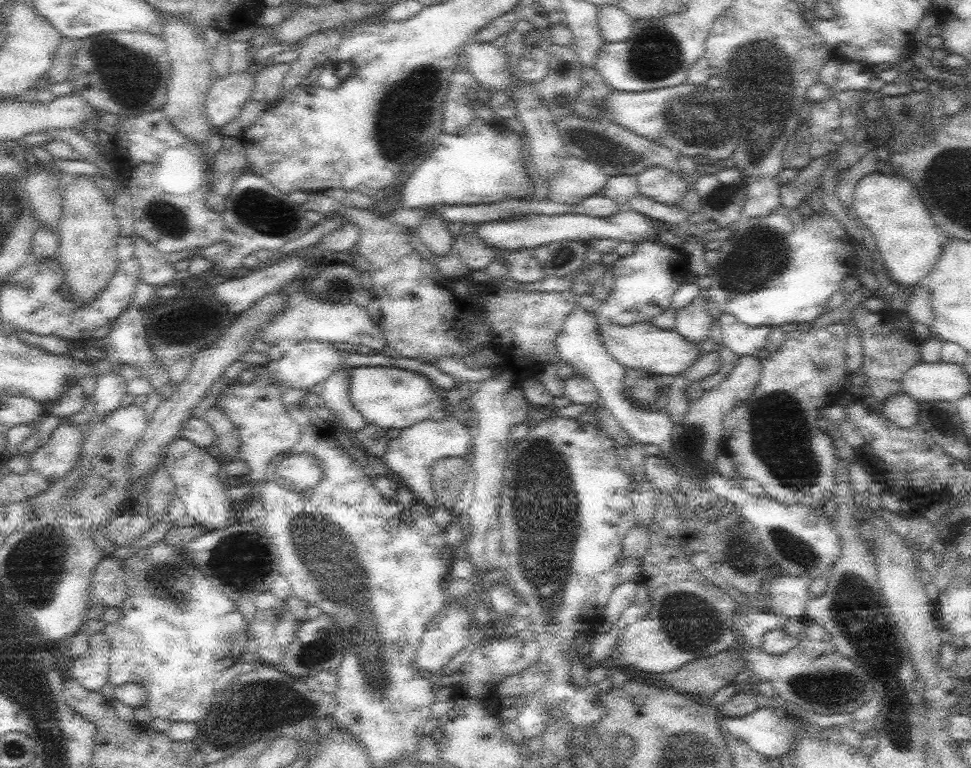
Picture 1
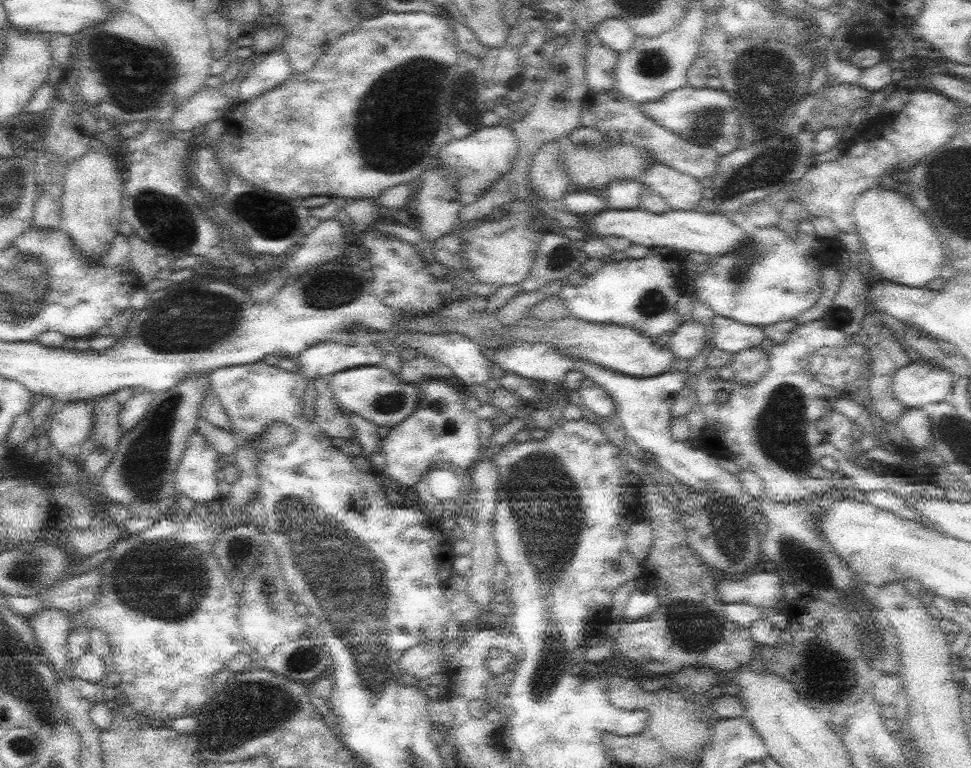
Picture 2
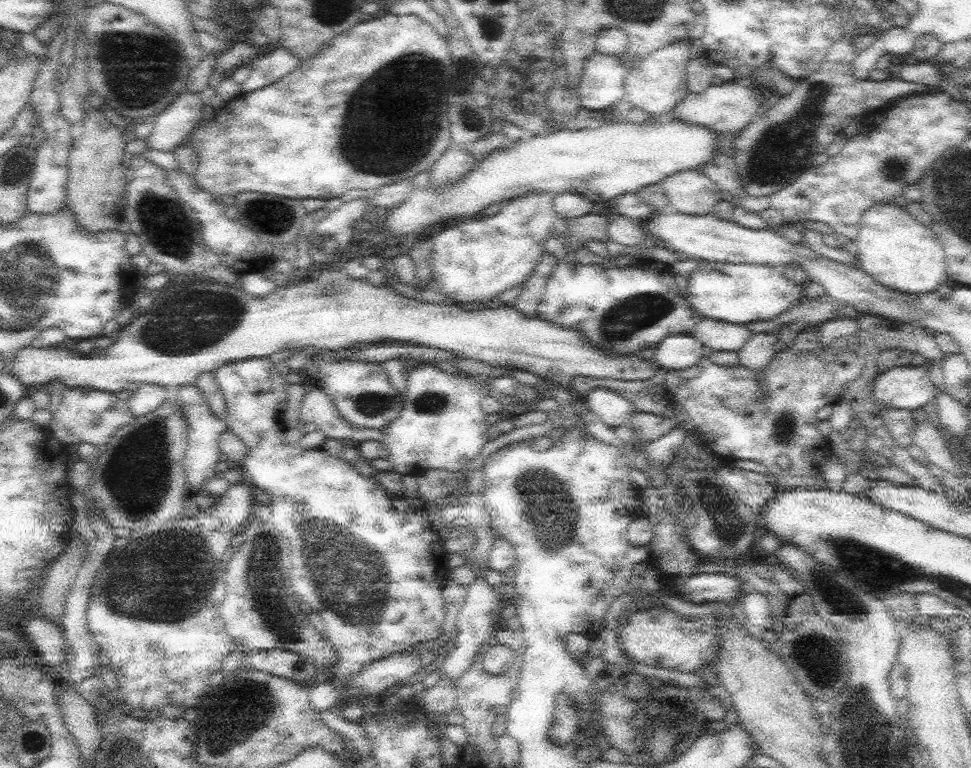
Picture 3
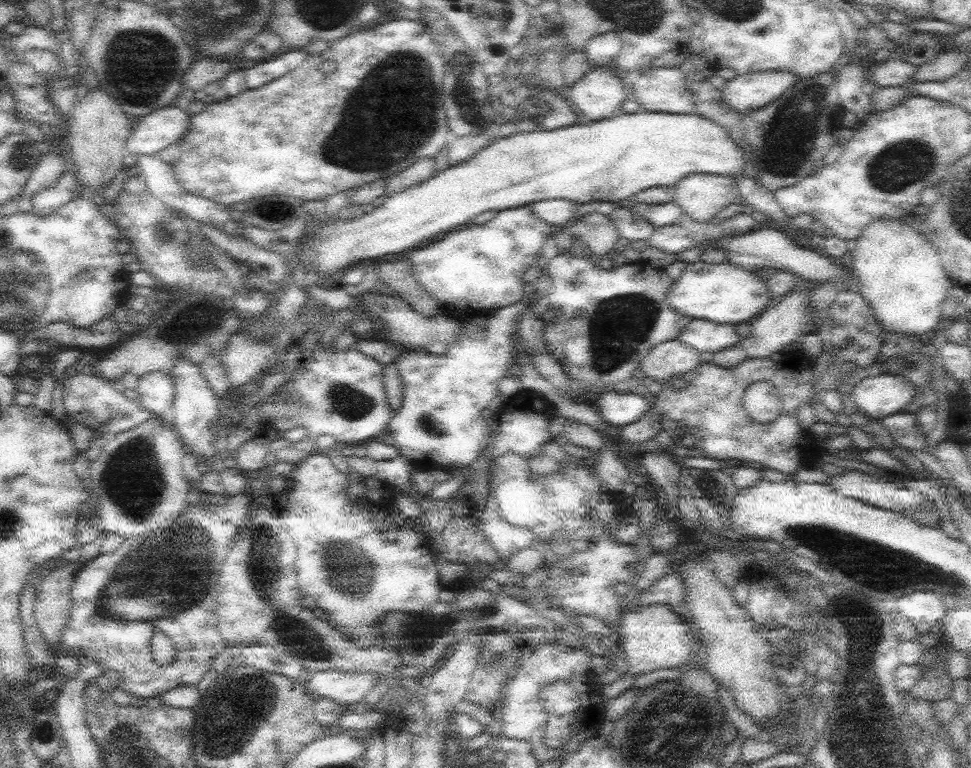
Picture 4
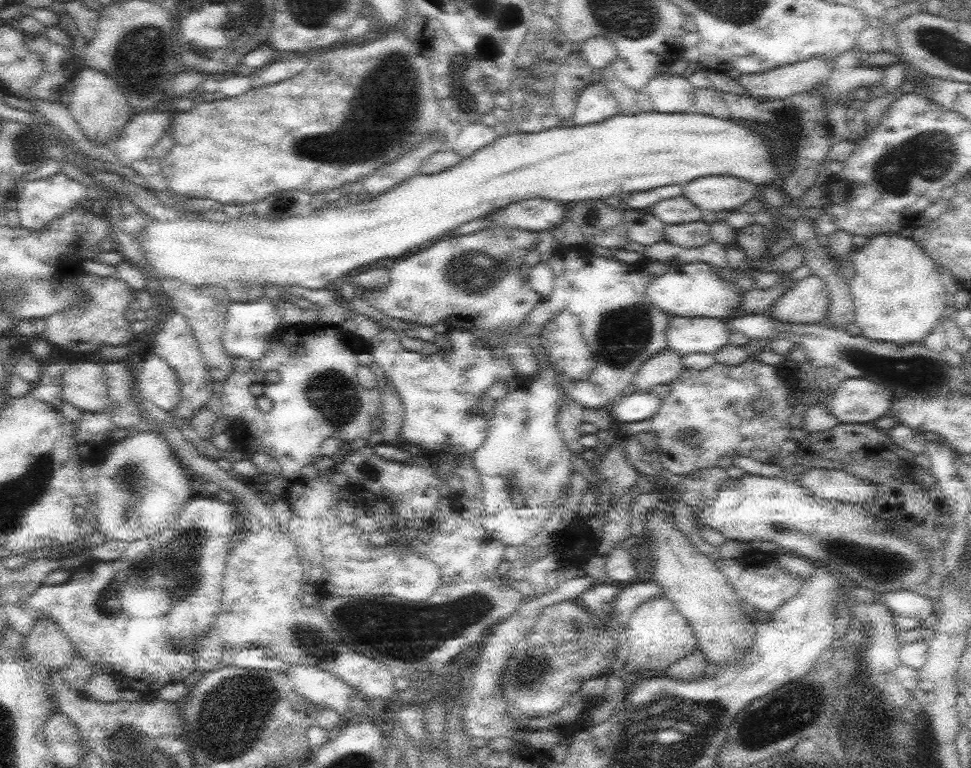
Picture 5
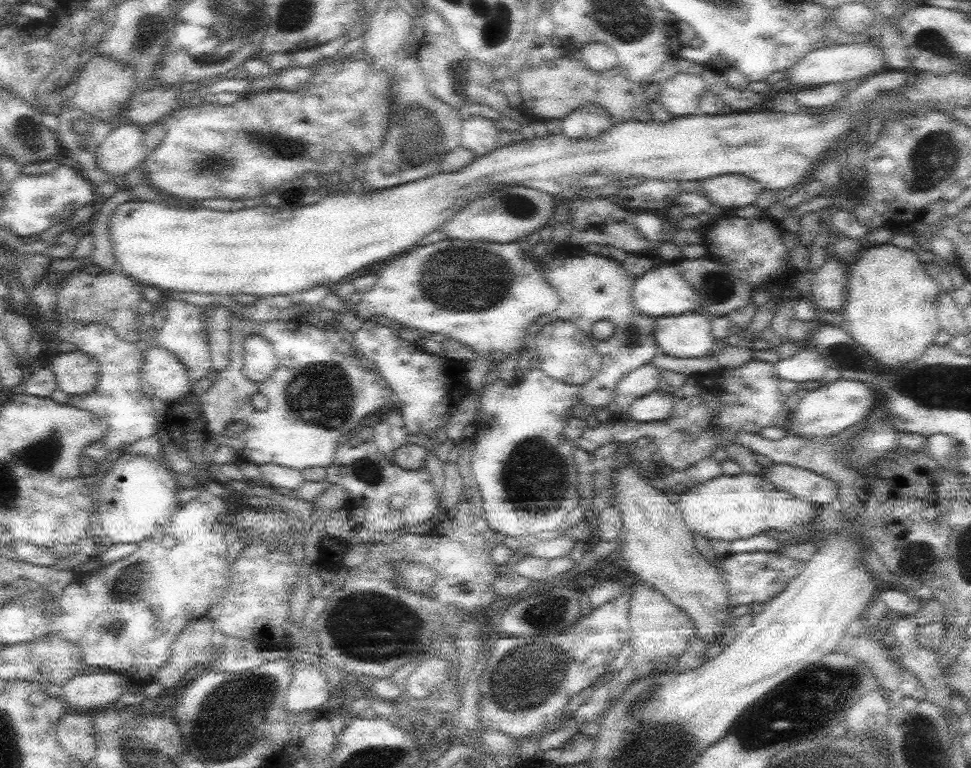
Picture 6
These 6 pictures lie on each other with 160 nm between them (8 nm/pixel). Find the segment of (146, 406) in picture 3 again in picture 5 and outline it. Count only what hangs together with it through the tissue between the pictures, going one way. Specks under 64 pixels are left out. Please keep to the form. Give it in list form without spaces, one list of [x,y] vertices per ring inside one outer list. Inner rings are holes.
[[[148,352],[135,378],[136,392],[166,412],[174,412],[181,402],[181,384],[177,372],[164,358]]]

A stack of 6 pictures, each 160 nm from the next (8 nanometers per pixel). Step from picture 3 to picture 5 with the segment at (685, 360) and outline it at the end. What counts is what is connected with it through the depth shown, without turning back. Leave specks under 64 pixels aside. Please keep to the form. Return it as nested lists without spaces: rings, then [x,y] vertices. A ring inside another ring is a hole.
[[[668,348],[660,354],[651,356],[642,364],[633,378],[632,384],[640,390],[638,392],[646,392],[650,391],[652,387],[674,382],[685,369],[682,357]]]

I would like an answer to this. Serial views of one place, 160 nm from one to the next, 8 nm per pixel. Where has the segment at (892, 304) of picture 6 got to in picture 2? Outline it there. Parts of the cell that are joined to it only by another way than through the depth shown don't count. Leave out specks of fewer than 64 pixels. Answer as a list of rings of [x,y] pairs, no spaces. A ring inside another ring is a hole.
[[[876,185],[863,192],[856,200],[853,208],[856,233],[860,236],[863,248],[870,256],[870,265],[876,276],[896,284],[912,288],[926,287],[932,280],[942,276],[942,269],[946,260],[944,246],[938,240],[938,234],[930,220],[920,212],[914,200],[897,189]]]

